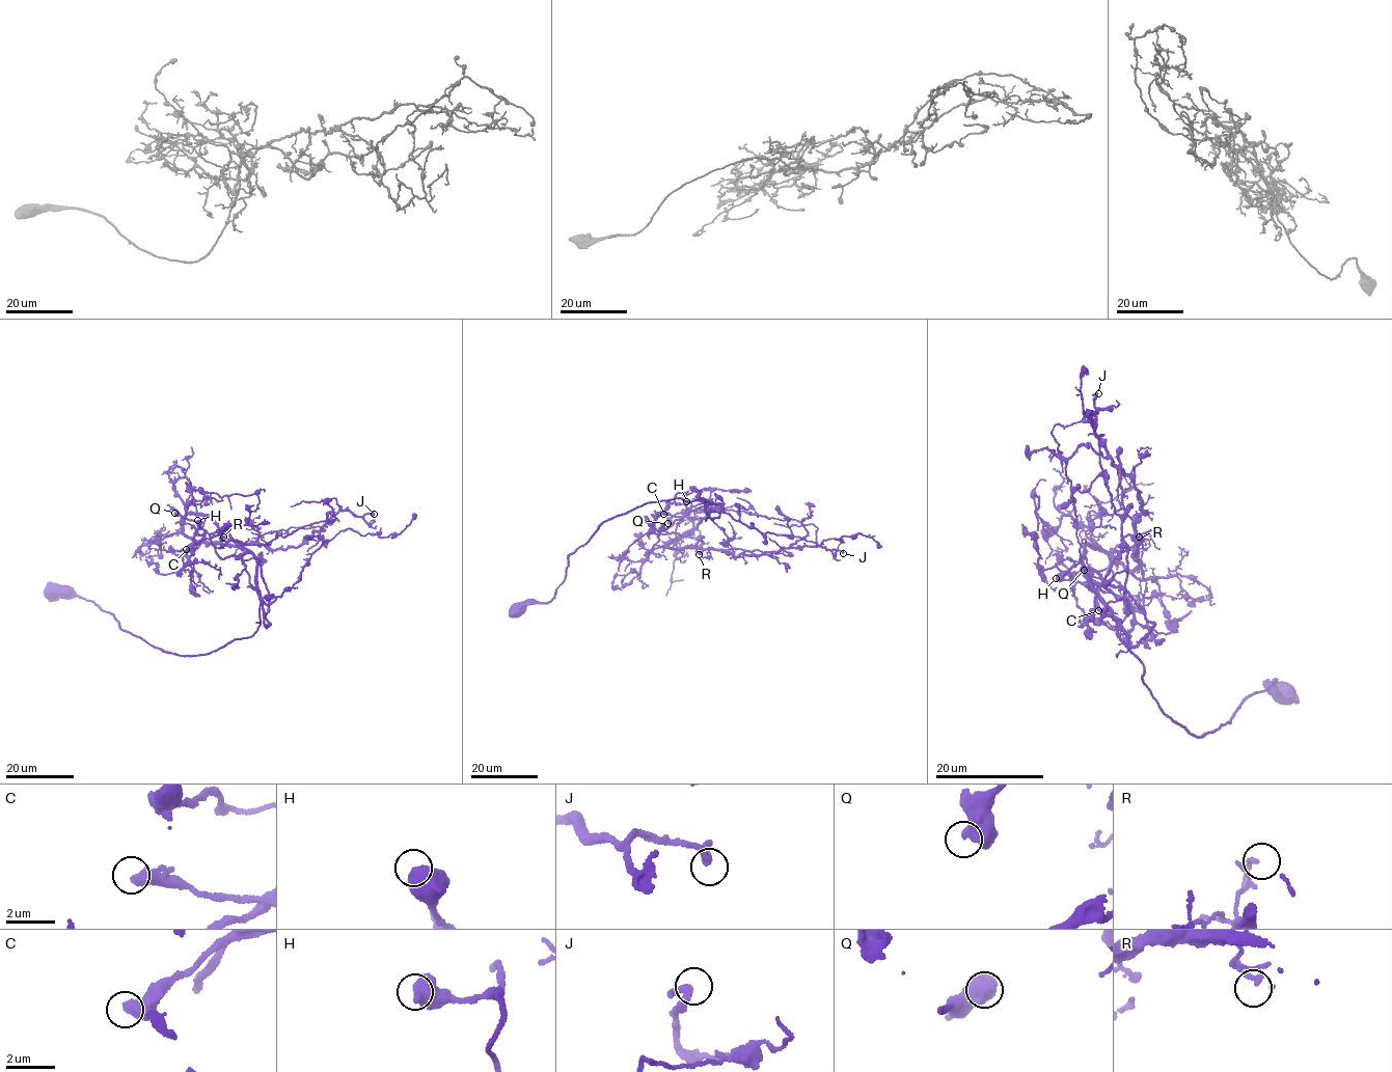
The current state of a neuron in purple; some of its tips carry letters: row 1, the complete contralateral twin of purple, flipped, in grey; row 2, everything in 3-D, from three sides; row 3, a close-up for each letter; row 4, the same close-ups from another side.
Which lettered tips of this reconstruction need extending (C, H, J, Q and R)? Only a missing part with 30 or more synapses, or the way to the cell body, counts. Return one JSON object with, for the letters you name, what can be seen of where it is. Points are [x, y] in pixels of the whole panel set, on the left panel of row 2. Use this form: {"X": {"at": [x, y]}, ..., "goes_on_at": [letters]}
{"J": {"at": [374, 514]}, "goes_on_at": ["J"]}

